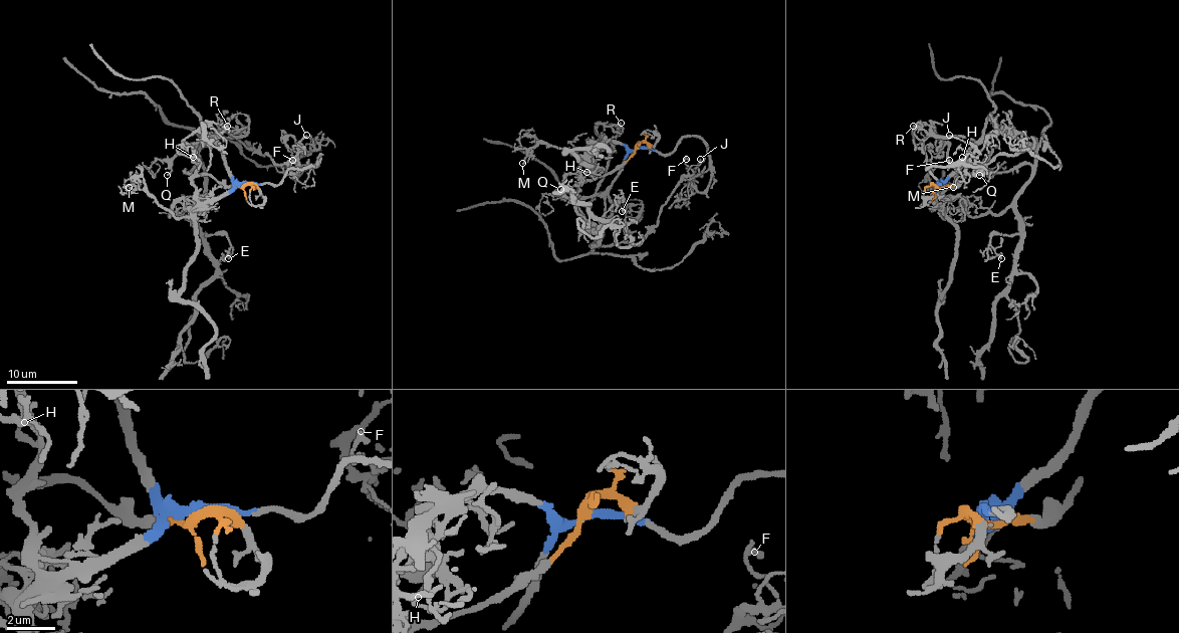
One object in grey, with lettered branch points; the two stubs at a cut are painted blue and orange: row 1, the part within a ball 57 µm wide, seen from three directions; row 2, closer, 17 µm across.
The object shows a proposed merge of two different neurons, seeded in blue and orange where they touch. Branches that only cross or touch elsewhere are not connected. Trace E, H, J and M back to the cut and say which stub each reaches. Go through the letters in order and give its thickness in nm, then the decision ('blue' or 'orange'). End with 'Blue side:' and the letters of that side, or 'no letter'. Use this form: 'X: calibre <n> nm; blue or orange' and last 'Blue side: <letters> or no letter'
E: calibre 200 nm; orange
H: calibre 180 nm; blue
J: calibre 150 nm; orange
M: calibre 170 nm; blue
Blue side: H, M

